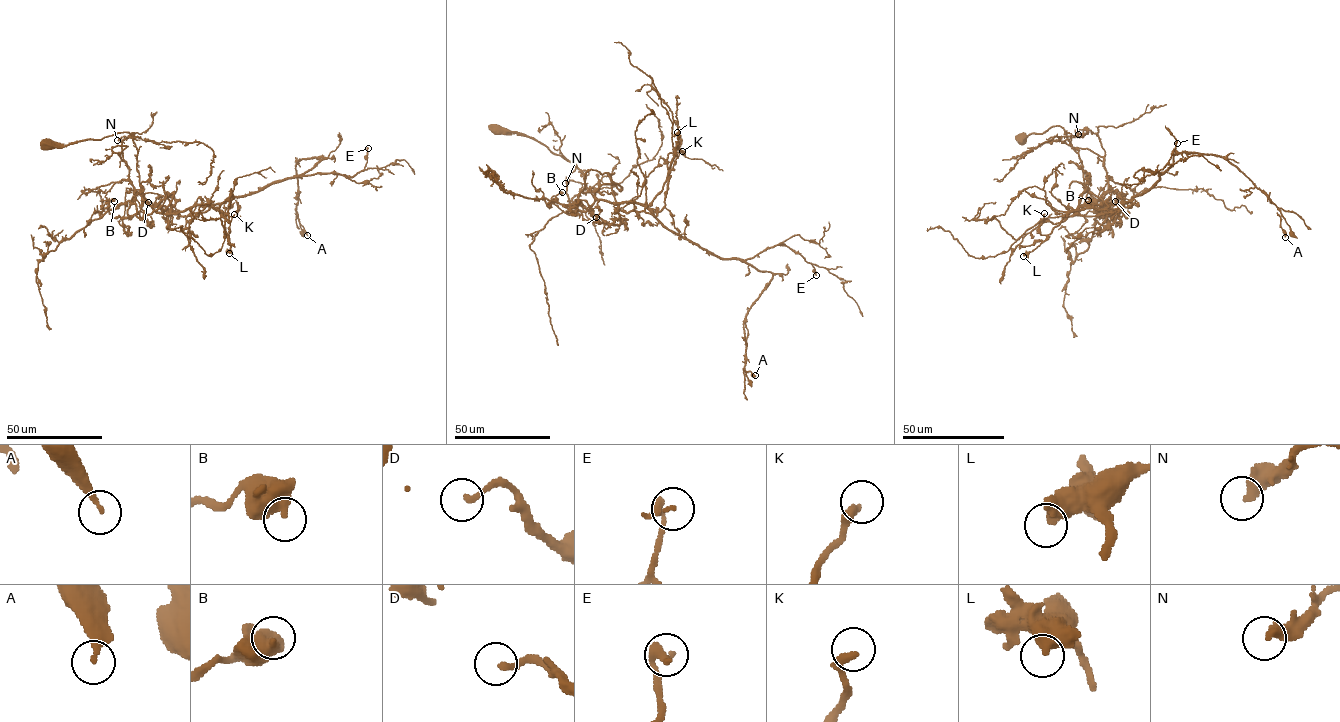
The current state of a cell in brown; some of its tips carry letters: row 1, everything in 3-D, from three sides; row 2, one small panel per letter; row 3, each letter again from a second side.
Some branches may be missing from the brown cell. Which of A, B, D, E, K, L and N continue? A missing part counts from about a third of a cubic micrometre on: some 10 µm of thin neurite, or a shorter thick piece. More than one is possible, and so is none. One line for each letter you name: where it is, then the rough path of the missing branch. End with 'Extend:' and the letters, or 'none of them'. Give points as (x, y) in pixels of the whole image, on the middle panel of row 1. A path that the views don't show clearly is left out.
K: place (682, 151)
Extend: K

